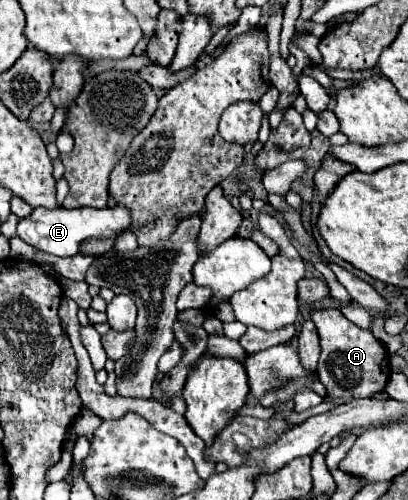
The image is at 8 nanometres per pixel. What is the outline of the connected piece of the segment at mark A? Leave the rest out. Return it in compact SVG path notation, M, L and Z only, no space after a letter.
M319 309L311 313L313 323L317 325L321 339L321 359L317 365L317 375L323 381L327 401L353 401L373 397L375 393L383 393L391 369L389 369L389 353L383 343L373 335L373 331L363 329L351 323L339 309Z

